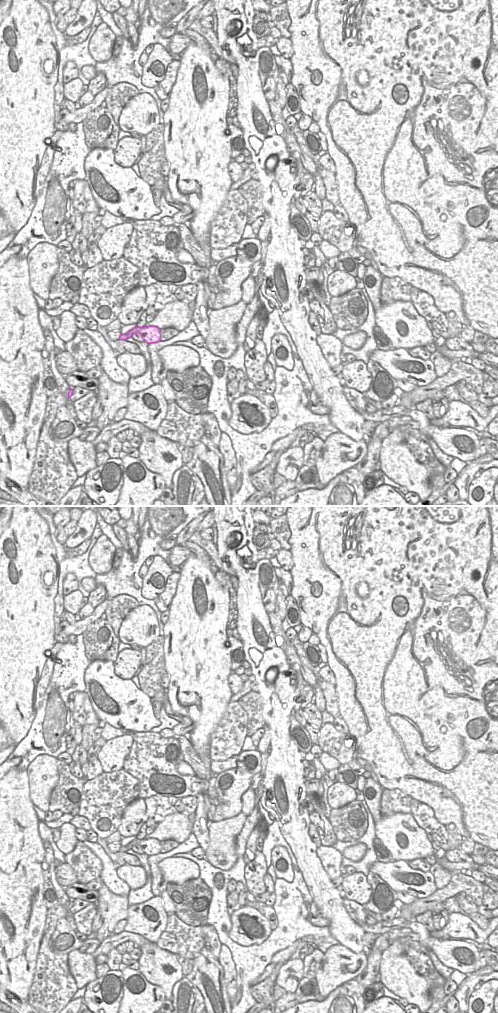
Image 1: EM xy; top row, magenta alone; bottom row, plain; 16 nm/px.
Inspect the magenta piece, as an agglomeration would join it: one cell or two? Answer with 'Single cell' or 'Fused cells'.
Single cell.

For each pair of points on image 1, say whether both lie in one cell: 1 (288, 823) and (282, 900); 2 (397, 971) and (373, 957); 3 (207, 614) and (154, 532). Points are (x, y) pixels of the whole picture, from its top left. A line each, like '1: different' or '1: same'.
1: different
2: different
3: different

